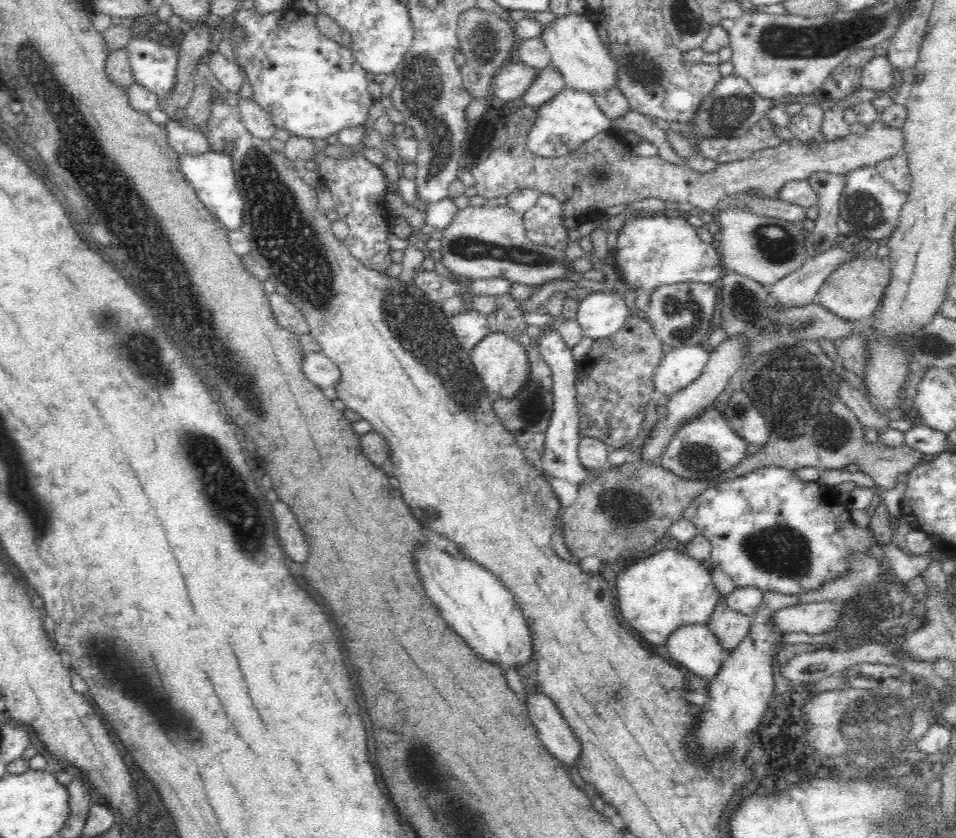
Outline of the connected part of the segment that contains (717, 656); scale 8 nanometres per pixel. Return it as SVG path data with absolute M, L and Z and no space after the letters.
M680 624L664 640L670 660L698 674L714 676L725 657L722 645L704 624Z

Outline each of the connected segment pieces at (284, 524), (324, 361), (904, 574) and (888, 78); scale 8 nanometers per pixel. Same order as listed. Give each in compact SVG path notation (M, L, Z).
M276 502L272 506L272 514L276 520L278 540L280 540L283 552L288 554L294 562L303 564L308 556L308 546L306 546L296 515L284 502Z
M321 351L302 352L302 371L306 379L316 385L322 394L329 399L336 398L336 382L340 380L338 366L327 358Z
M890 543L879 544L885 560L896 573L902 583L907 583L920 575L930 564L927 554L910 555L901 551L896 545Z
M874 55L862 68L860 85L864 89L888 90L886 95L896 98L896 91L892 88L894 80L892 65L887 55Z

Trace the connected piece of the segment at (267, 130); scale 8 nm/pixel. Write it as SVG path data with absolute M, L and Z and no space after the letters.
M237 96L234 101L236 111L248 132L256 138L267 140L274 136L277 126L274 126L268 113L251 98Z

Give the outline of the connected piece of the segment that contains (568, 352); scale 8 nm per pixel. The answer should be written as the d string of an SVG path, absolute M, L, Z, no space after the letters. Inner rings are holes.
M546 324L540 328L538 336L538 348L542 359L548 364L553 378L553 405L554 412L551 414L547 431L545 432L545 449L540 458L541 470L548 478L560 478L572 484L584 482L588 476L594 476L600 469L585 469L578 461L578 411L576 411L576 395L574 395L574 382L576 361L572 350L562 340L560 333L552 325Z

